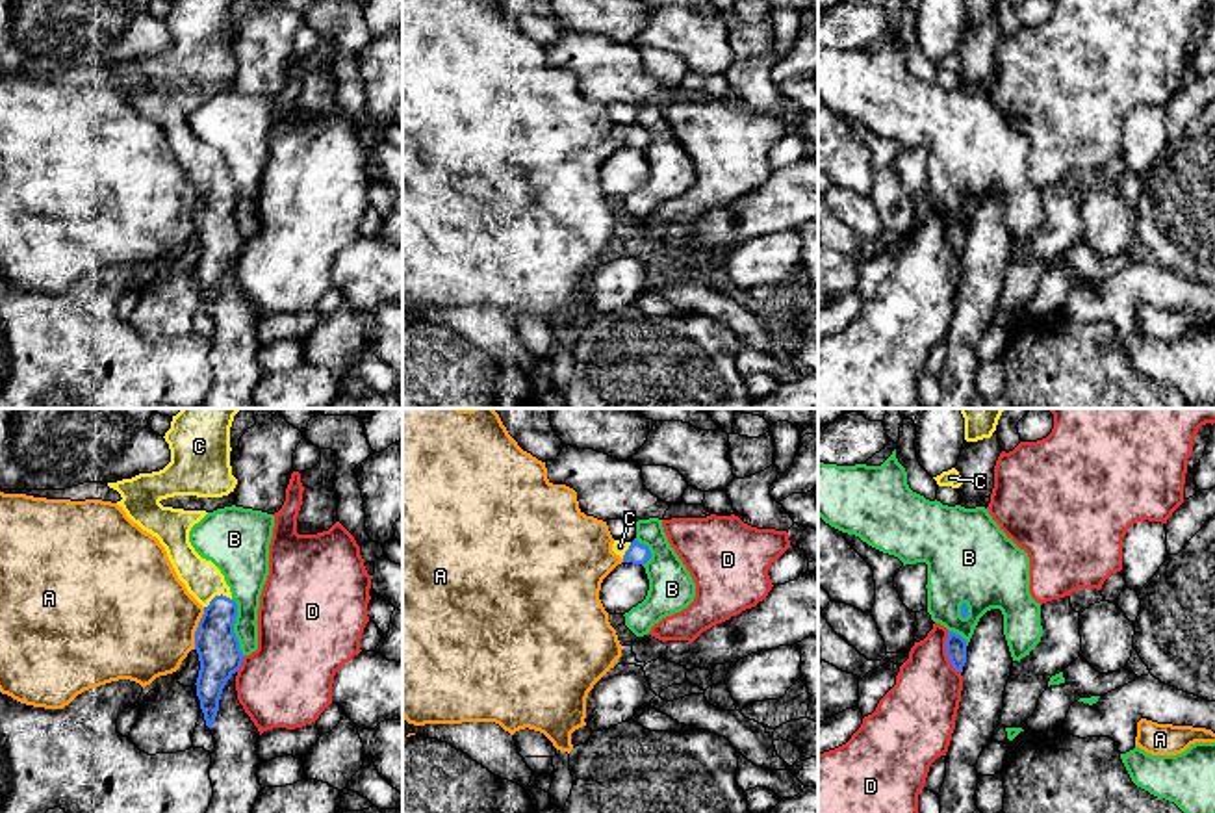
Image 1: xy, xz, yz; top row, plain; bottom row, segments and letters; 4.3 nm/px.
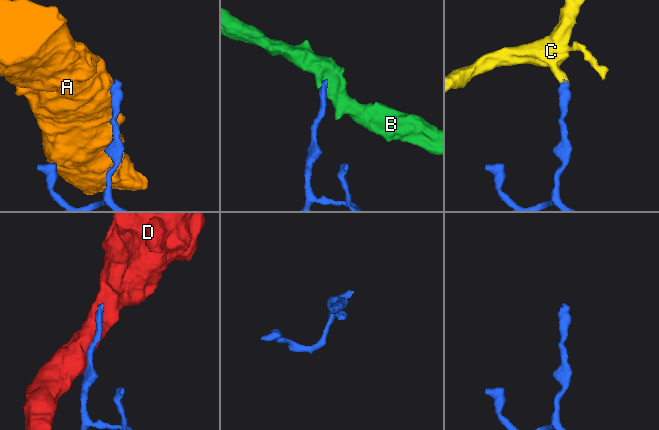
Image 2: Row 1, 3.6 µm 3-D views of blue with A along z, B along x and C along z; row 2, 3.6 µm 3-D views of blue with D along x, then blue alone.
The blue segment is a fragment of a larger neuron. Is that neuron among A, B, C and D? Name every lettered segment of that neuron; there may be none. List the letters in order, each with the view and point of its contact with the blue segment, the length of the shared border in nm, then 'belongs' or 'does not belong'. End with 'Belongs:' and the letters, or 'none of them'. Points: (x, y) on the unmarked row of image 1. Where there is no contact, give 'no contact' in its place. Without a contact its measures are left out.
A: xy (197, 212) | 190 nm | does not belong
B: xy (232, 212) | 260 nm | does not belong
C: xy (217, 180) | 130 nm | belongs
D: yz (946, 236) | 190 nm | does not belong
Belongs: C

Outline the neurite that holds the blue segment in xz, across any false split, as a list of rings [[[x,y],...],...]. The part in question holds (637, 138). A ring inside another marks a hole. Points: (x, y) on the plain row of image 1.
[[[636,123],[633,126],[614,124],[612,136],[623,143],[623,147],[646,148],[651,143],[647,130],[640,128]]]

